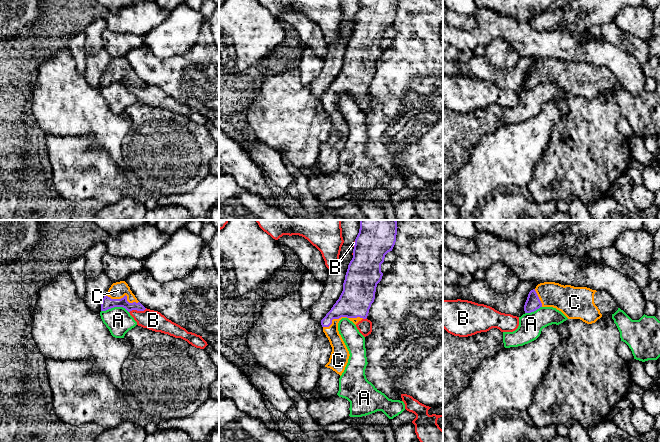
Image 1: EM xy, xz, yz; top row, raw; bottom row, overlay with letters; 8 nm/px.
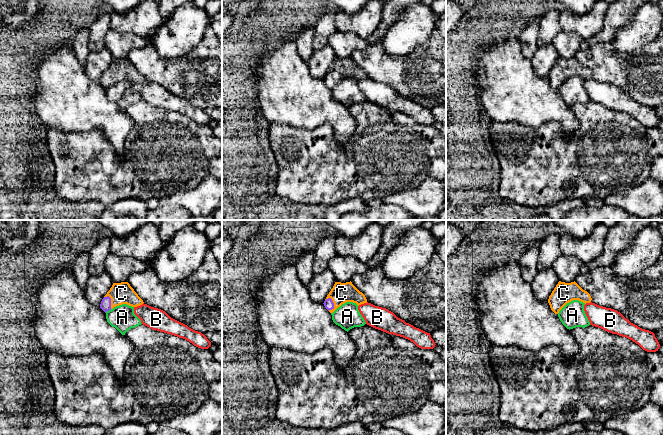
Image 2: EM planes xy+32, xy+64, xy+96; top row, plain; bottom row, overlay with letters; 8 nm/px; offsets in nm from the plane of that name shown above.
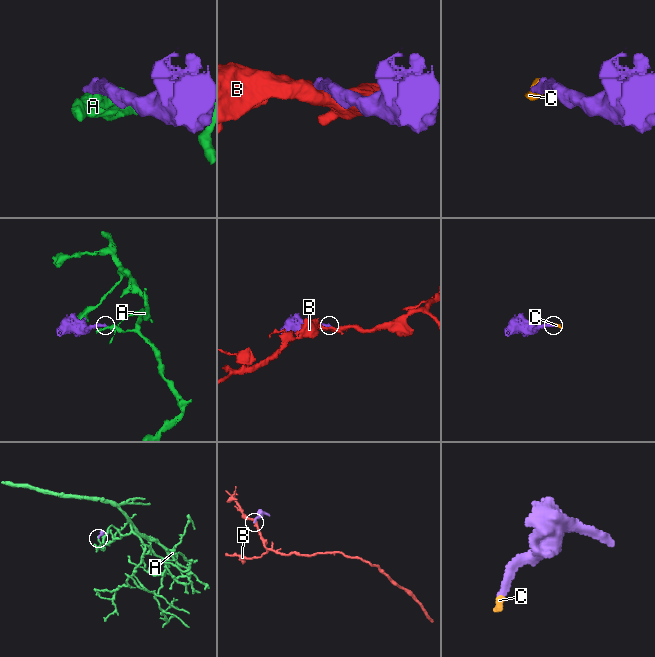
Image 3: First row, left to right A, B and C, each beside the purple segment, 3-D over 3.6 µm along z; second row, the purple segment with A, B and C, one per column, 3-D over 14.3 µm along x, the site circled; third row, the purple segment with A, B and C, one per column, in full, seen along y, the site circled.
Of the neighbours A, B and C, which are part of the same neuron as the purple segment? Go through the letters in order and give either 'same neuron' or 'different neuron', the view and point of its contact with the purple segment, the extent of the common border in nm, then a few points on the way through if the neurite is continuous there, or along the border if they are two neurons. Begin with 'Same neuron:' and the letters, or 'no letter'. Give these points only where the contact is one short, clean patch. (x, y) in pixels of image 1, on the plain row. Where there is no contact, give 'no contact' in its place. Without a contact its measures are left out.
Same neuron: C
A: different neuron; contact xy (115, 82); length 220 nm; border xy (101, 86), (123, 83), (128, 88)
B: different neuron; contact xy (137, 86); length 150 nm
C: same neuron; contact xz (342, 92); length 340 nm; way xz (358, 70), (342, 92), (334, 99), (338, 122)

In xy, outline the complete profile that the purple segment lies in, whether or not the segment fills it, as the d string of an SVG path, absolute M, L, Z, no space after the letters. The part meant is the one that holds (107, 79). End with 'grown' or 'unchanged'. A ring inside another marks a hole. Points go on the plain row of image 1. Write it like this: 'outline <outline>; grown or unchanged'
outline M125 57L113 59L101 78L101 87L123 83L128 88L144 87L146 84L137 76Z; grown

